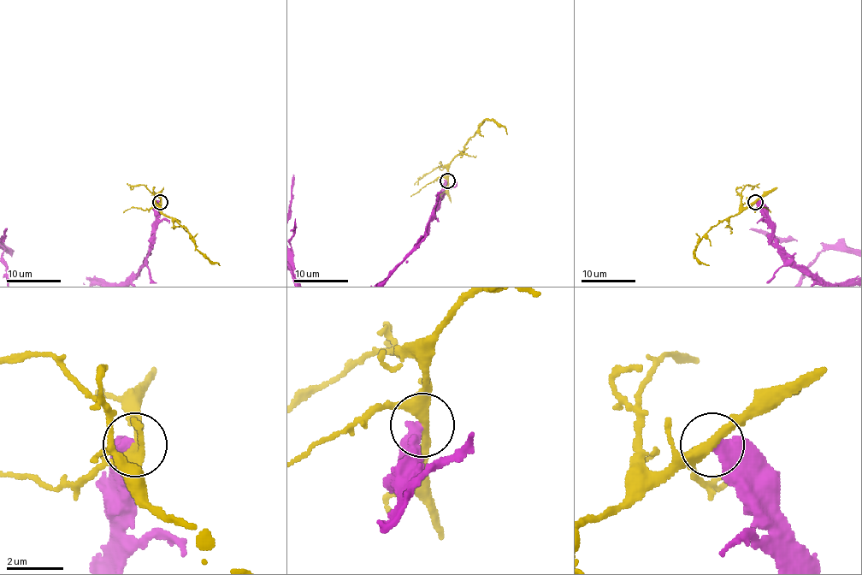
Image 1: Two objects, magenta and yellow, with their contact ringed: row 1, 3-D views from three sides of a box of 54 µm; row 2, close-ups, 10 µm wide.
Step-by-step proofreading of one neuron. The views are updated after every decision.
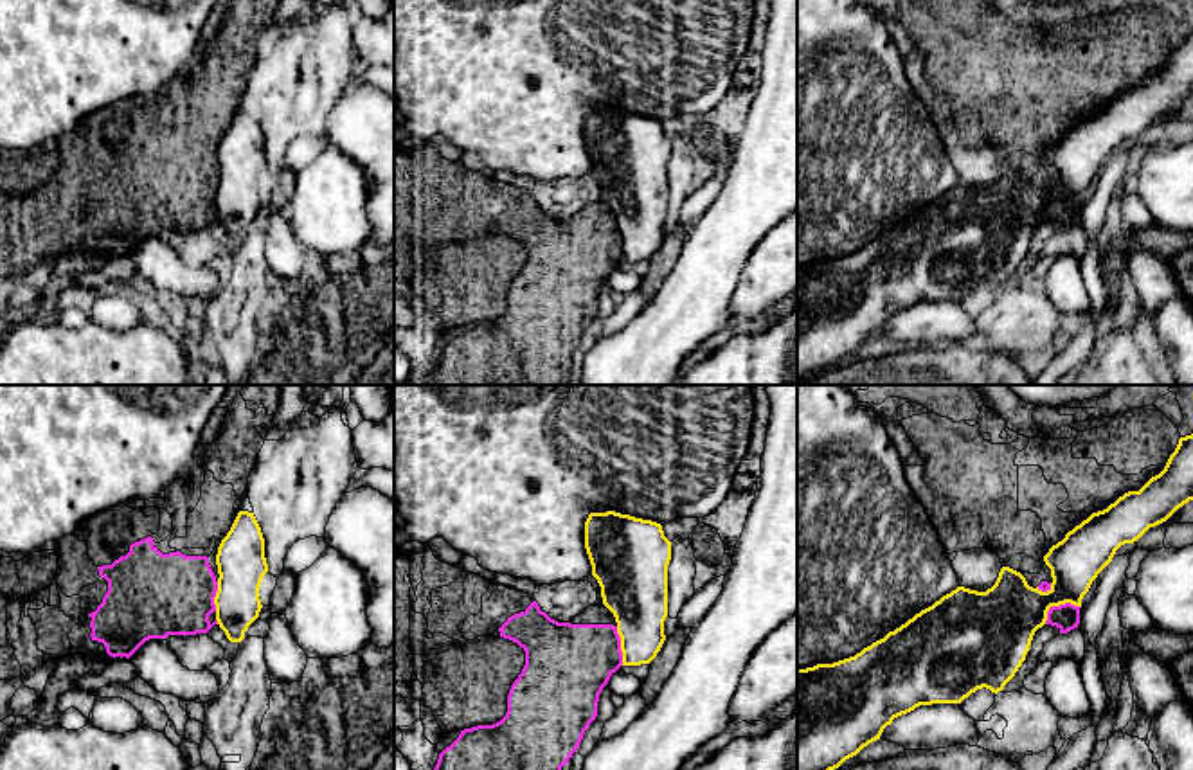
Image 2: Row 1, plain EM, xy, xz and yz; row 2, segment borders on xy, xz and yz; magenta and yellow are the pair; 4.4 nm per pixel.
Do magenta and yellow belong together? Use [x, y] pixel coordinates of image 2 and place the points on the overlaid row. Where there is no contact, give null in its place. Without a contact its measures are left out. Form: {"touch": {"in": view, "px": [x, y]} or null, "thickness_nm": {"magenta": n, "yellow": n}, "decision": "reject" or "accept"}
{"touch": {"in": "yz", "px": [1057, 607]}, "thickness_nm": {"magenta": 120, "yellow": 300}, "decision": "reject"}

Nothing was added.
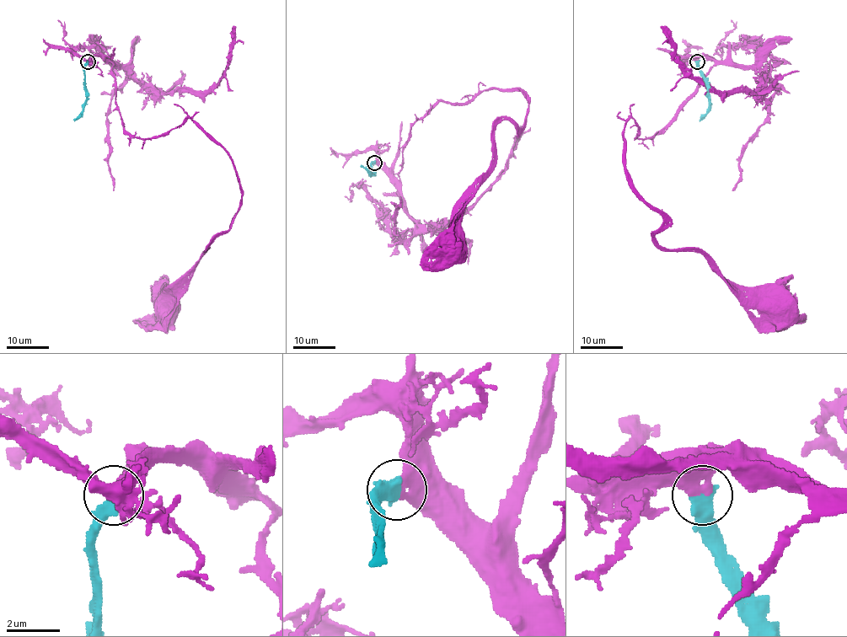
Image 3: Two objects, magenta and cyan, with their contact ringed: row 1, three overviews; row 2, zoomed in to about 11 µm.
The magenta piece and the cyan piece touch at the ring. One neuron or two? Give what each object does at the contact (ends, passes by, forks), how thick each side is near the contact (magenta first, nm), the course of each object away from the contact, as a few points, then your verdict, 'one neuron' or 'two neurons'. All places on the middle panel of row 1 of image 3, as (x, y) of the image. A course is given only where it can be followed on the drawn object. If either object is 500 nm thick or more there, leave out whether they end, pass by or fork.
magenta ends | cyan ends | 480/480 nm | magenta via (375, 162), (399, 179), (410, 128), (438, 103), (527, 97), (521, 128), (495, 125), (454, 245) | cyan via (375, 162), (372, 164), (372, 173), (361, 164) | one neuron

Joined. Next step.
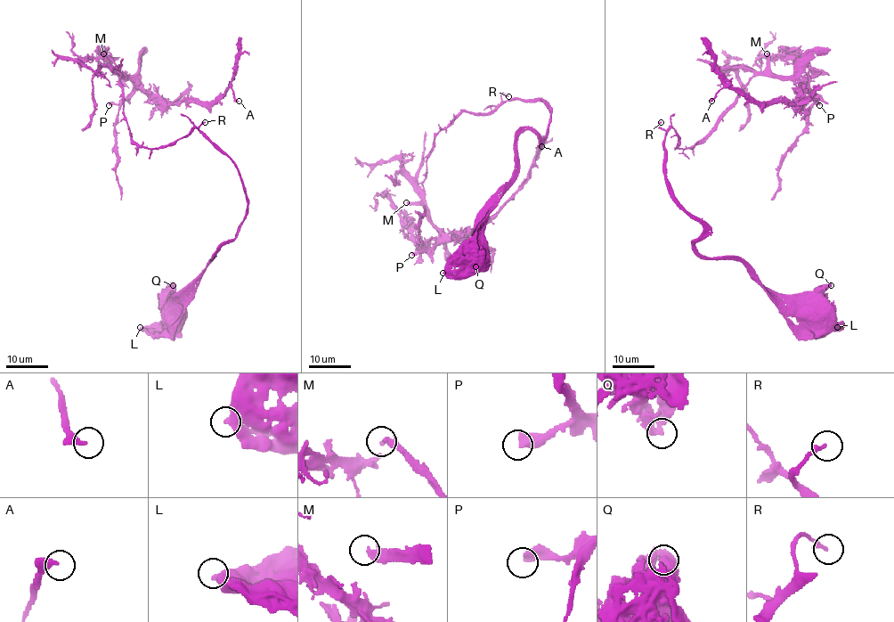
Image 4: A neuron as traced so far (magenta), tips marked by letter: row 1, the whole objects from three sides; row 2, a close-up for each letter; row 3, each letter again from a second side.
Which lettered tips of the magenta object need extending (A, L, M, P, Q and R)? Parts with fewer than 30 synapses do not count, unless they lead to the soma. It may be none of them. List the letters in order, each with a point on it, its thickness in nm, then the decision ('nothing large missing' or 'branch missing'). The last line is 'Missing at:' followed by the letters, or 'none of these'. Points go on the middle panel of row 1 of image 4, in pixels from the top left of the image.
A: at (541, 146); 320 nm thick; nothing large missing
L: at (442, 273); 650 nm thick; nothing large missing
M: at (406, 202); 360 nm thick; branch missing
P: at (411, 255); 440 nm thick; nothing large missing
Q: at (475, 266); 360 nm thick; nothing large missing
R: at (508, 96); 200 nm thick; nothing large missing
Missing at: M

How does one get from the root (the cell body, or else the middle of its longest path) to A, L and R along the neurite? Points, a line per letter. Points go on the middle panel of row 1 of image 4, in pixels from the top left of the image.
A: (477, 254), (515, 139), (550, 111), (509, 99), (434, 137), (442, 233), (481, 228), (541, 146)
L: (477, 254), (463, 264), (451, 265), (442, 273)
R: (477, 254), (485, 207), (514, 175), (515, 139), (526, 129), (543, 138), (550, 119), (543, 101), (508, 96)

